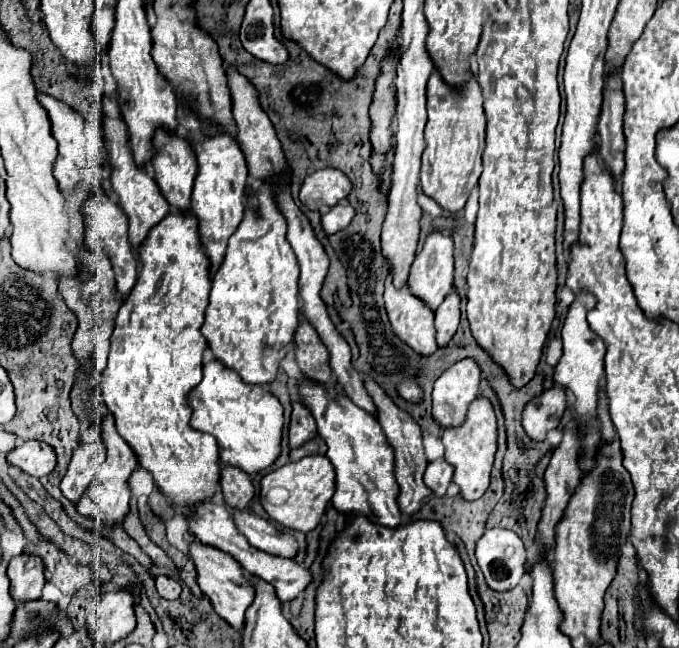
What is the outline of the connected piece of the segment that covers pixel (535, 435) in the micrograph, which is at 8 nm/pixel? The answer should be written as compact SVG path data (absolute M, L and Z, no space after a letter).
M555 386L531 400L523 412L523 428L531 440L545 440L545 434L561 424L567 408L565 390Z

